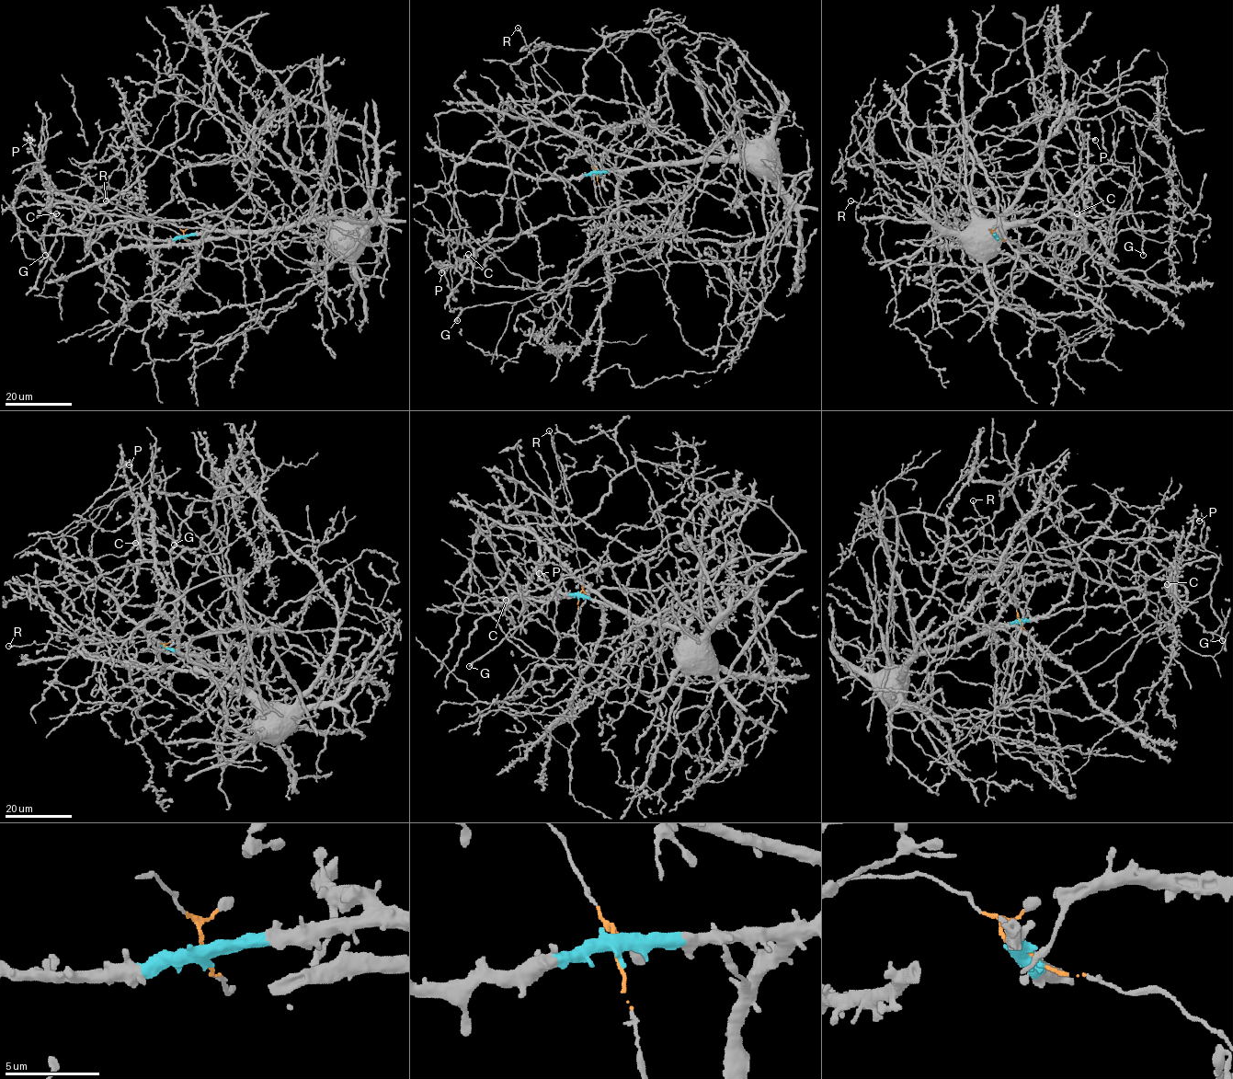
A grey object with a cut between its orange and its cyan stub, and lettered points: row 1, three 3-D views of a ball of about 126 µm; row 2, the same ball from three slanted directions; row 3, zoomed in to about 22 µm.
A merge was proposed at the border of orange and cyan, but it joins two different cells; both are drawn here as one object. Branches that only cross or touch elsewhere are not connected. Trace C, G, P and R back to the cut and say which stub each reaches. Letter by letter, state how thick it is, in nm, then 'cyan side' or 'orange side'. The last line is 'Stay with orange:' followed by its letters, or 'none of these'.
C: 400 nm | orange side
G: 280 nm | orange side
P: 400 nm | orange side
R: 220 nm | orange side
Stay with orange: C, G, P, R

